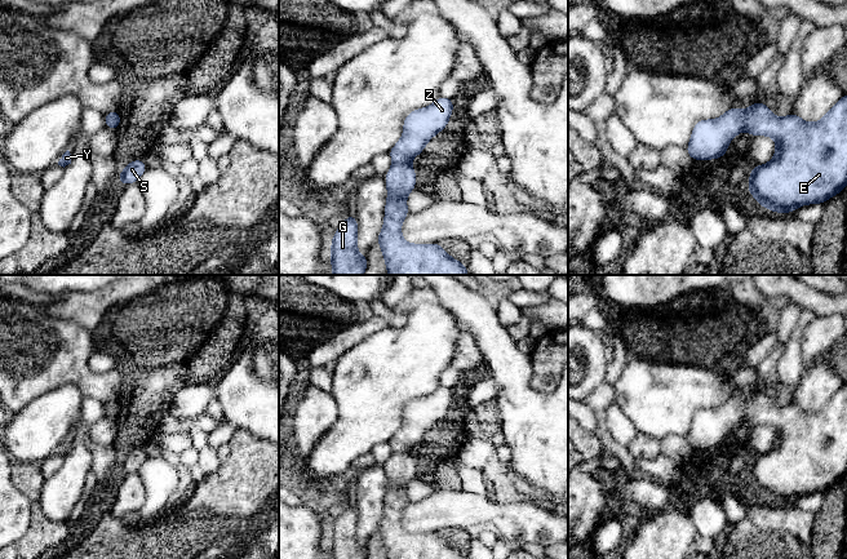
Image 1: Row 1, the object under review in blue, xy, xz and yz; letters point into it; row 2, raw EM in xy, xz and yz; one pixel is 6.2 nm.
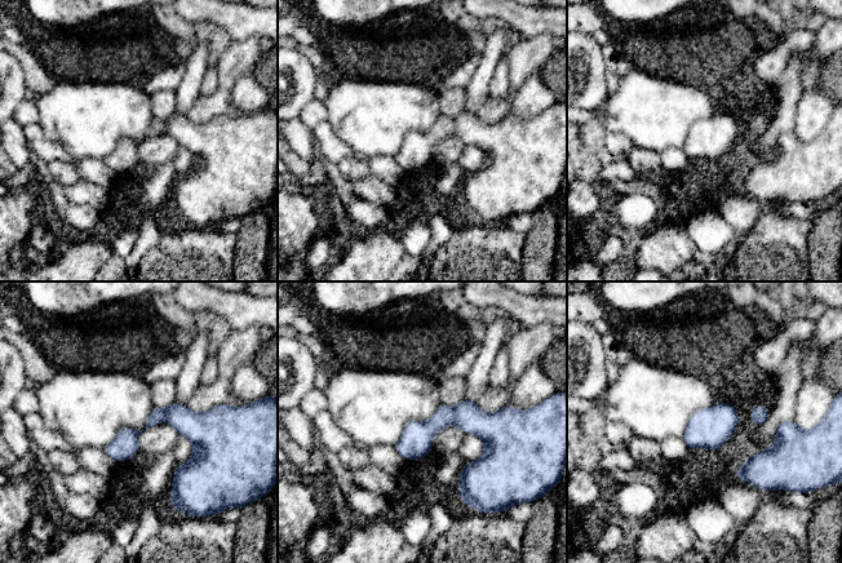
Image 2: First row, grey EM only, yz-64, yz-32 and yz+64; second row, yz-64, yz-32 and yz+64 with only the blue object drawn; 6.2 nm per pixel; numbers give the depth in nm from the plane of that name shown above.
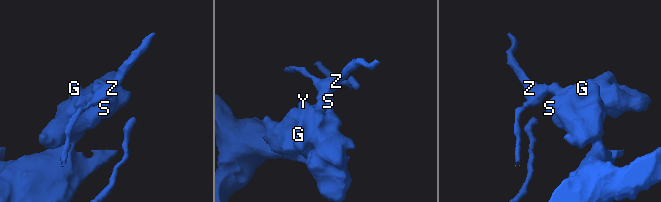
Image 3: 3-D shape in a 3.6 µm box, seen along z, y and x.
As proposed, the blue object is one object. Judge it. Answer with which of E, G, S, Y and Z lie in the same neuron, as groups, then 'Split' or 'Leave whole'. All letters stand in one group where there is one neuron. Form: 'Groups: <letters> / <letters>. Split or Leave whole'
Groups: E G S Y / Z. Split

